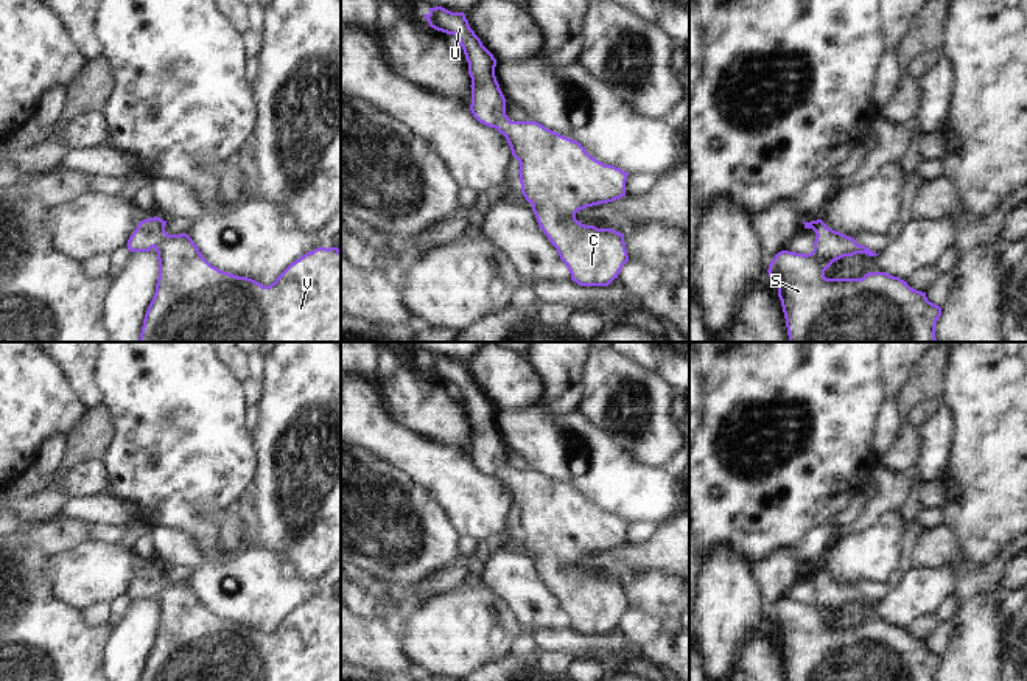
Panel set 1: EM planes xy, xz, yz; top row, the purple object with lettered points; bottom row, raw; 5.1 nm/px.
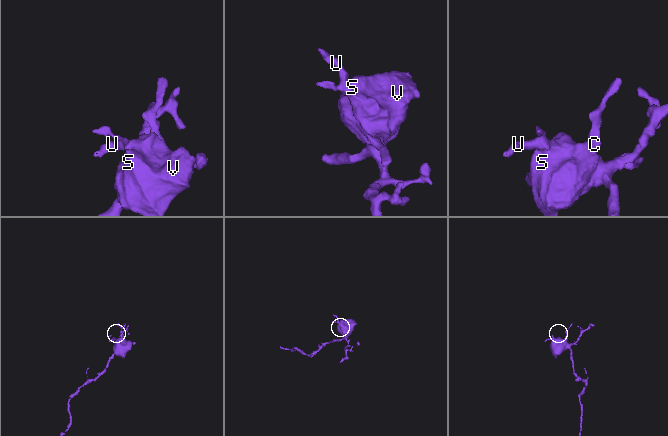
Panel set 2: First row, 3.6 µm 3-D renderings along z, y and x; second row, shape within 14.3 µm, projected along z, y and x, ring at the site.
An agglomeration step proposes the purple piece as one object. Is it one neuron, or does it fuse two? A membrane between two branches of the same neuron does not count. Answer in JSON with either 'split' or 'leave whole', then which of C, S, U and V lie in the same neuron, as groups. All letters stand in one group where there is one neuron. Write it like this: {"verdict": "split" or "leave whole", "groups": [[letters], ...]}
{"verdict": "leave whole", "groups": [["C", "S", "U", "V"]]}

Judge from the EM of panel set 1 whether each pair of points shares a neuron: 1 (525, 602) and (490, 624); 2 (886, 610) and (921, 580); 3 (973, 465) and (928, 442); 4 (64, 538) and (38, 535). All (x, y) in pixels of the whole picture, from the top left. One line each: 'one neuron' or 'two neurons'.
1: two neurons
2: one neuron
3: two neurons
4: one neuron

